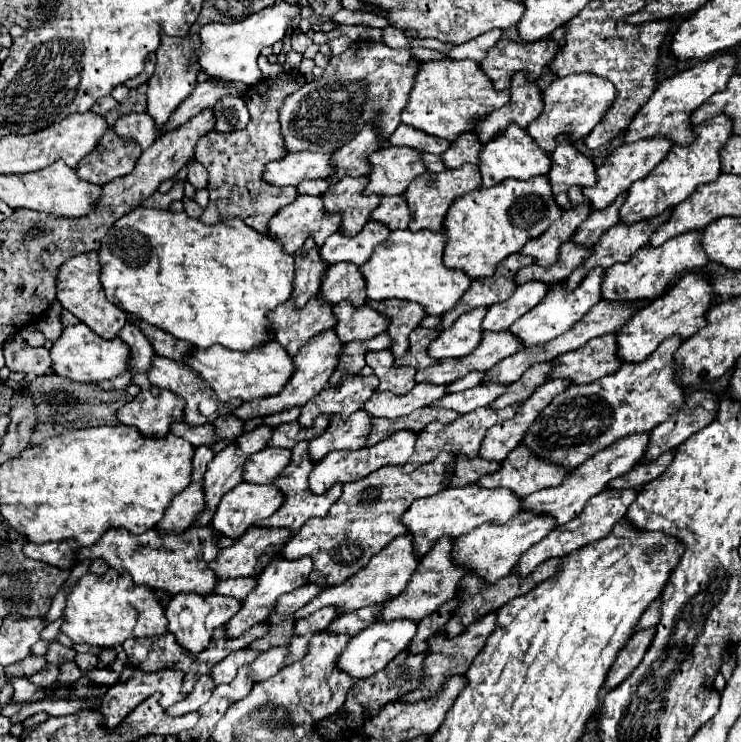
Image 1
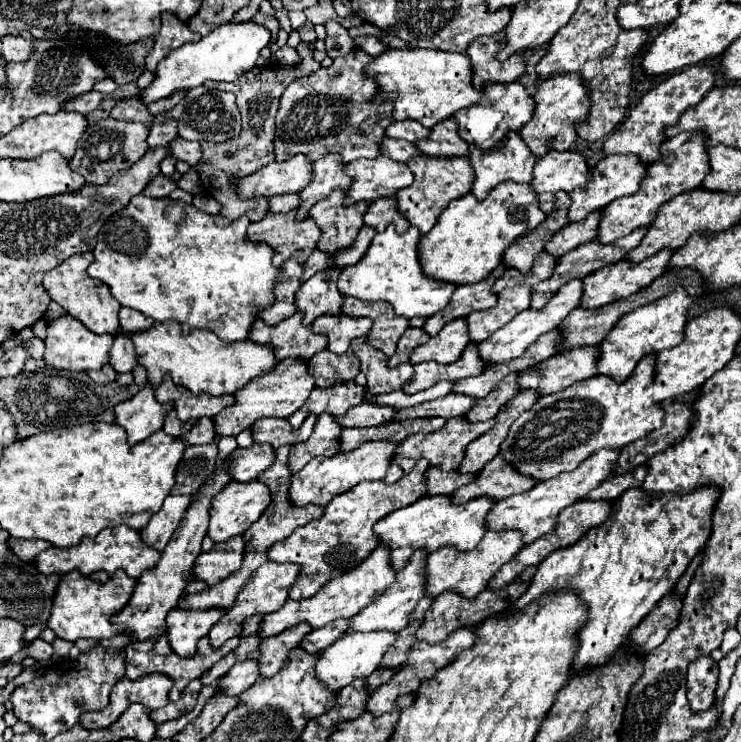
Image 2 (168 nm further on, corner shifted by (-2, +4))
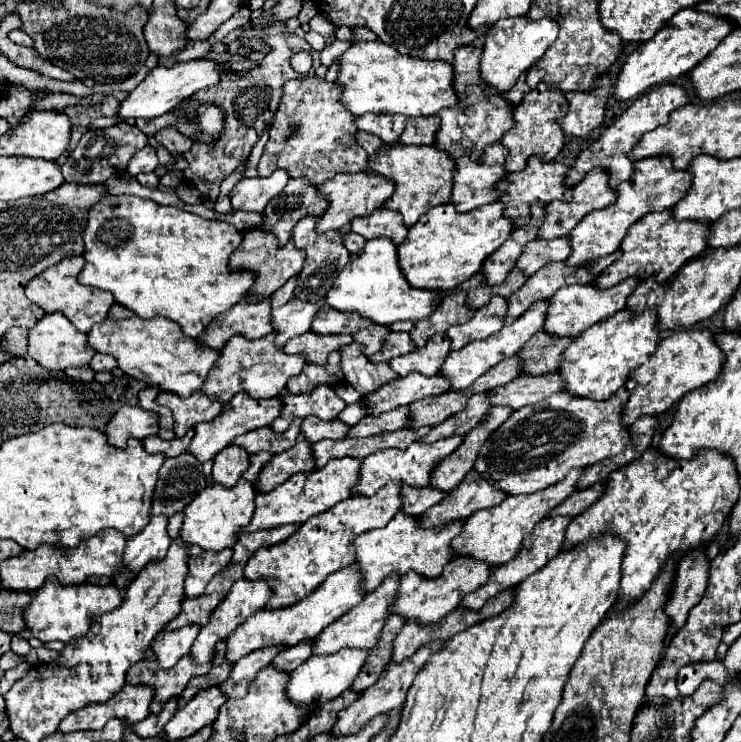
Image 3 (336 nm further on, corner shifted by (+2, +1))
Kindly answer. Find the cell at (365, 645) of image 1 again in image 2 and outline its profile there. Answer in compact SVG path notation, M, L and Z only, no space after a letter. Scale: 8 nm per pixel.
M348 631L334 645L330 645L328 649L322 651L318 665L316 665L316 677L320 677L320 681L326 681L326 685L332 691L338 691L338 689L350 685L358 677L368 677L380 667L382 657L394 645L396 639L398 639L398 633L394 633L394 631L368 631L368 633Z

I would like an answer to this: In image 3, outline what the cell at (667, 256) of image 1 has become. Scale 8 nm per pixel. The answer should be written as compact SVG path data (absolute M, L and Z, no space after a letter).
M626 280L624 284L618 284L616 288L608 288L606 292L596 292L592 284L586 286L564 286L560 288L550 300L548 300L548 310L546 310L546 320L544 320L544 332L548 336L578 336L582 330L614 316L616 312L626 308L626 298L632 294L632 290L638 286L638 280Z

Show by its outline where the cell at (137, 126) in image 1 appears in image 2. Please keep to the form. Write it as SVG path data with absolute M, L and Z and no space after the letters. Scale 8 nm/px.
M132 97L132 99L122 99L114 105L112 113L110 113L114 119L124 119L124 121L140 121L144 123L146 127L152 125L152 119L154 115L148 113L146 105L140 101L140 97Z

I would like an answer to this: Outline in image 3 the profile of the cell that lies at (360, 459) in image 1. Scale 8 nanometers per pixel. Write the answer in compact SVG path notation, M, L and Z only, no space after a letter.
M330 460L324 468L296 474L288 478L284 484L276 486L268 494L256 496L256 510L250 520L250 524L242 532L258 532L266 528L276 528L282 524L302 524L308 518L326 512L340 500L346 500L350 496L352 486L356 486L356 480L360 478L360 460Z

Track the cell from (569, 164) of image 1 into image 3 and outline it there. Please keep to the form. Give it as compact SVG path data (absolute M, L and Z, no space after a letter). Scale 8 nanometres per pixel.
M532 156L528 160L528 166L522 172L506 174L504 180L500 180L496 184L496 190L502 192L500 202L504 204L504 216L510 218L514 222L514 226L518 228L518 226L528 224L530 204L534 204L538 200L544 202L544 204L548 204L552 200L562 200L562 202L572 200L572 188L566 188L564 186L566 172L568 172L568 166L566 164L560 164L560 162L542 162L538 156Z

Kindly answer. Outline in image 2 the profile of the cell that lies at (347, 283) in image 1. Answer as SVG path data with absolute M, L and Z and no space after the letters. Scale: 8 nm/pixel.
M328 269L316 273L314 277L302 283L300 293L296 293L296 305L298 311L304 313L304 325L310 325L316 317L324 313L330 315L340 313L346 295L342 297L342 293L336 291L338 277L340 277L340 269Z

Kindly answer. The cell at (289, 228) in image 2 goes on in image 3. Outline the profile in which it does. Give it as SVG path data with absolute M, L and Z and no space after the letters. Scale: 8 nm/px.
M256 228L244 232L242 244L230 256L232 270L246 270L248 268L254 274L254 284L248 294L256 296L256 300L276 292L282 284L286 284L286 280L290 280L292 276L296 276L300 272L302 264L304 264L304 252L296 252L296 248L292 248L292 242L288 242L284 248L278 248L278 240L274 236L270 236L268 232L256 230Z

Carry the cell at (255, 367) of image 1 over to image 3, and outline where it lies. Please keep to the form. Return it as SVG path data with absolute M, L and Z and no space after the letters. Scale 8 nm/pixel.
M138 316L126 320L104 320L92 326L88 332L88 344L102 354L116 358L118 368L132 378L146 382L148 386L158 386L160 390L176 392L180 398L188 398L194 390L200 390L206 374L218 358L218 352L198 344L194 338L184 336L178 324L168 318L140 320Z

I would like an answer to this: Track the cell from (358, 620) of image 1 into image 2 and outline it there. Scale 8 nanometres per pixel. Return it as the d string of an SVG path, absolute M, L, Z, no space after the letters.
M336 621L332 625L326 625L324 629L310 631L300 645L306 651L318 653L318 651L324 651L326 647L330 647L334 641L338 641L346 631L348 631L348 621Z

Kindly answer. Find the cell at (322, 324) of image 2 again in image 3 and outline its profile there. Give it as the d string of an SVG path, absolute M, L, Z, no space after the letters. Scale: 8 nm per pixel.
M306 332L304 336L296 336L288 340L282 348L286 354L302 354L308 364L324 366L330 352L338 350L344 344L350 344L352 336L336 334L336 336L316 336L314 332Z

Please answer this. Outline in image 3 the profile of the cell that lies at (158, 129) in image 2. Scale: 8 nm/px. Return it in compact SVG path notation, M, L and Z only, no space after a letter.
M144 146L136 156L132 156L132 160L126 166L126 172L130 176L136 176L136 174L142 174L142 172L154 172L156 166L158 166L156 150L152 146Z

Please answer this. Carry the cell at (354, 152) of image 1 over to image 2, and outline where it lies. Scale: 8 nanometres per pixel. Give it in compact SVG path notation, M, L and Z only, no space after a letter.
M326 153L314 163L314 179L308 189L300 193L302 203L298 207L298 217L306 217L308 211L322 199L326 199L334 189L350 189L352 177L346 175L346 163L340 153Z

